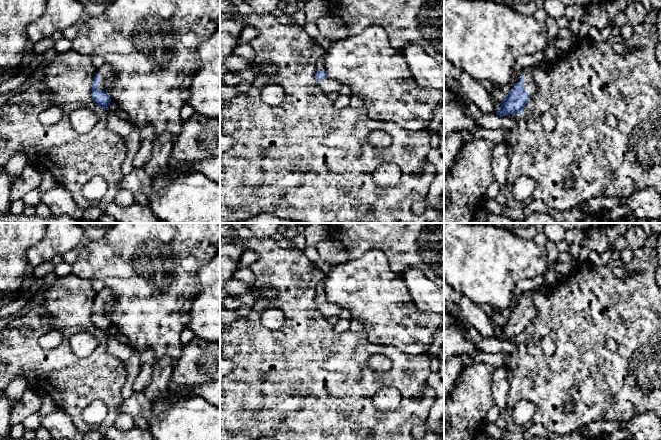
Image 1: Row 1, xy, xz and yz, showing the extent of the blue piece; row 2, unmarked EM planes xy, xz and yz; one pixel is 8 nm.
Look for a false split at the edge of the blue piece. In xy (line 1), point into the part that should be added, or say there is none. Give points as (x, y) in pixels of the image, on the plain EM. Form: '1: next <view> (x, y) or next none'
1: next xy (106, 296)

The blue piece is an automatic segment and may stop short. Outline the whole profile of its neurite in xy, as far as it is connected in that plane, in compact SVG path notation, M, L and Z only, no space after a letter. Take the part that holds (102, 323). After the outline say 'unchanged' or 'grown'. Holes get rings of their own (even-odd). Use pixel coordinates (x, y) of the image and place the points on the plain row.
M108 287L101 290L93 303L92 324L101 334L106 334L110 329L111 322L107 317L108 310L105 308L107 304L112 304L116 300L116 294Z; grown

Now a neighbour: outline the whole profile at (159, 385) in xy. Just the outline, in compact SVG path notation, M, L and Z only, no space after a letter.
M168 356L156 359L150 383L143 390L144 395L154 401L170 392L171 375L173 372L174 361Z

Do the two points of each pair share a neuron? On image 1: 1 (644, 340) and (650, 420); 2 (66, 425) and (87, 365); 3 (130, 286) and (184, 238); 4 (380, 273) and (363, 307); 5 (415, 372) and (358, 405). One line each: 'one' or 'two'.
1: two
2: two
3: one
4: one
5: one

